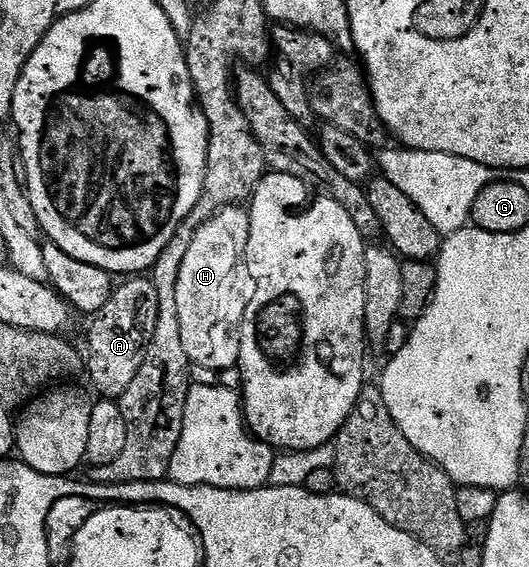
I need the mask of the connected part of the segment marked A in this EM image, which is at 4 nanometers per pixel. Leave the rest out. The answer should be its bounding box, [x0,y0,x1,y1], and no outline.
[86,275,158,399]

